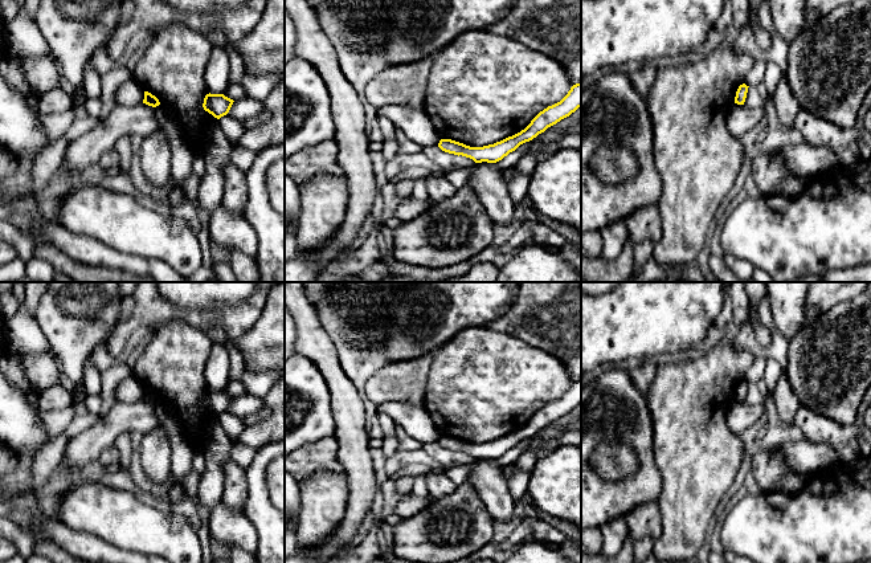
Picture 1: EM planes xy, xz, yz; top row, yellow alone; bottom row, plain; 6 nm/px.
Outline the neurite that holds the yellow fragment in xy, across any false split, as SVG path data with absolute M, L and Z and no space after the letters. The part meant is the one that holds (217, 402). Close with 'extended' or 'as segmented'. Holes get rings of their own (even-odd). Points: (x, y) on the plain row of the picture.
M206 391L204 395L203 404L205 408L212 411L214 415L220 416L226 412L233 401L233 396L225 393L224 391Z | as segmented

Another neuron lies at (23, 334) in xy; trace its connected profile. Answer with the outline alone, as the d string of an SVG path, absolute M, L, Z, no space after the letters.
M16 282L17 313L5 321L5 352L52 352L50 343L25 307L25 282Z

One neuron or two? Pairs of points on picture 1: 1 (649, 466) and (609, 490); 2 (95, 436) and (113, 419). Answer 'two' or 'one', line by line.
1: one
2: one

